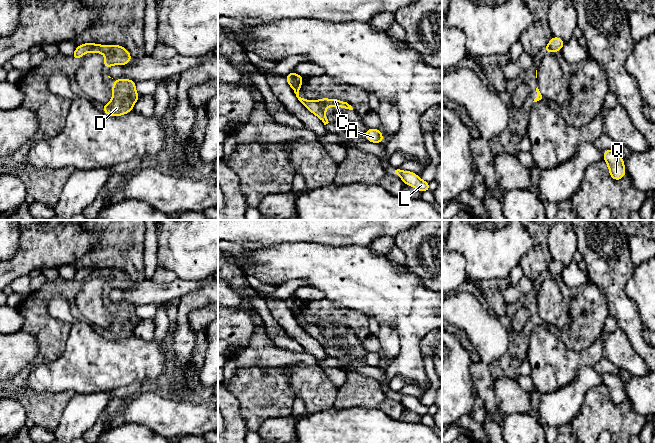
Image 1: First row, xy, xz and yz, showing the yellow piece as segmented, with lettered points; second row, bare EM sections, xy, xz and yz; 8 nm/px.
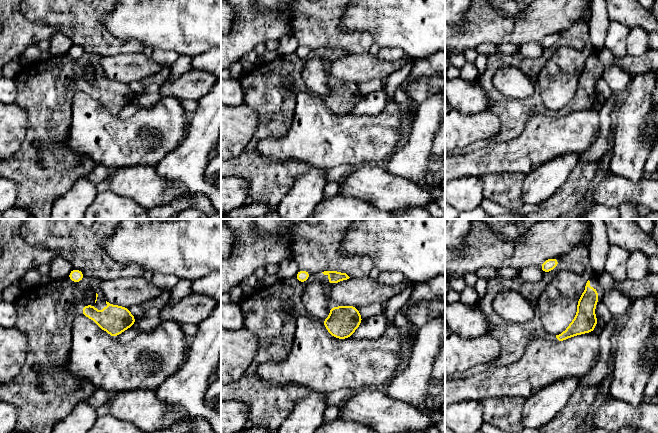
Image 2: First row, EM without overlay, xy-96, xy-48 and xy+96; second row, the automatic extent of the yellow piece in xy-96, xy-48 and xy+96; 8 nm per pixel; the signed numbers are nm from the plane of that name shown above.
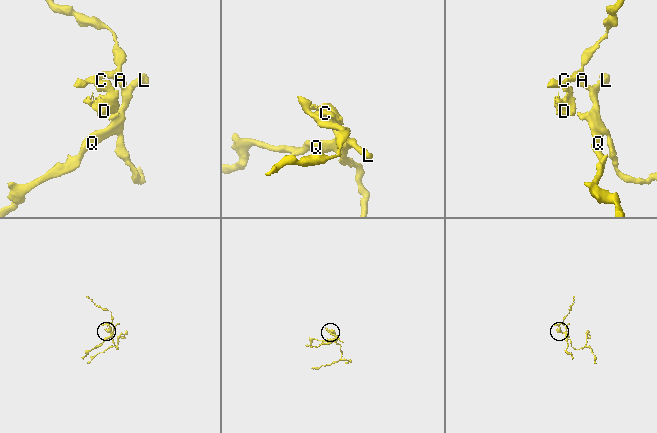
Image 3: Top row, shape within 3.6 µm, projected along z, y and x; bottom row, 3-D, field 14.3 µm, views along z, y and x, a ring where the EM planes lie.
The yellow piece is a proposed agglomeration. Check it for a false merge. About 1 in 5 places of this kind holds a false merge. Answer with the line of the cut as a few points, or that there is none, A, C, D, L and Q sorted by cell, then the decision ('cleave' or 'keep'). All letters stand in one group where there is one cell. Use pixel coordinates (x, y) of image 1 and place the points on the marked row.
xy (96, 44), (90, 50) | A L Q / C D | cleave

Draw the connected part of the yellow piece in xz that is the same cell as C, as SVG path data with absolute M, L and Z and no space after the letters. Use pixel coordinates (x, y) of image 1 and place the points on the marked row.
M321 98L321 99L317 100L317 102L322 107L326 107L327 109L330 106L333 106L333 107L339 107L339 108L345 108L345 109L353 110L352 106L349 105L347 102L340 101L340 100L336 99L336 98L333 98L333 99Z

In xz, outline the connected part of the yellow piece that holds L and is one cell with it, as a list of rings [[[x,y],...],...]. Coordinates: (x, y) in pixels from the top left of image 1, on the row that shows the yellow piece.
[[[397,169],[395,173],[402,179],[405,185],[409,185],[421,192],[430,190],[431,183],[423,181],[417,174],[411,171]]]

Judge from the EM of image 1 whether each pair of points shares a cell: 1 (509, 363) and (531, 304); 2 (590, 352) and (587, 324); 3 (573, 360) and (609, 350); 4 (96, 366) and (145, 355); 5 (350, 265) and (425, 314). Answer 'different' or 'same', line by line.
1: same
2: different
3: different
4: same
5: same

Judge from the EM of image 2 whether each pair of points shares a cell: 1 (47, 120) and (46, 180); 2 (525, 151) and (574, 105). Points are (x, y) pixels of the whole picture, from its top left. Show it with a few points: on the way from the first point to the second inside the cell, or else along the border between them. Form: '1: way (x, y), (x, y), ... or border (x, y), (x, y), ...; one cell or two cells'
1: way (47, 135), (47, 165); one cell
2: border (583, 109), (557, 117), (546, 115); two cells

